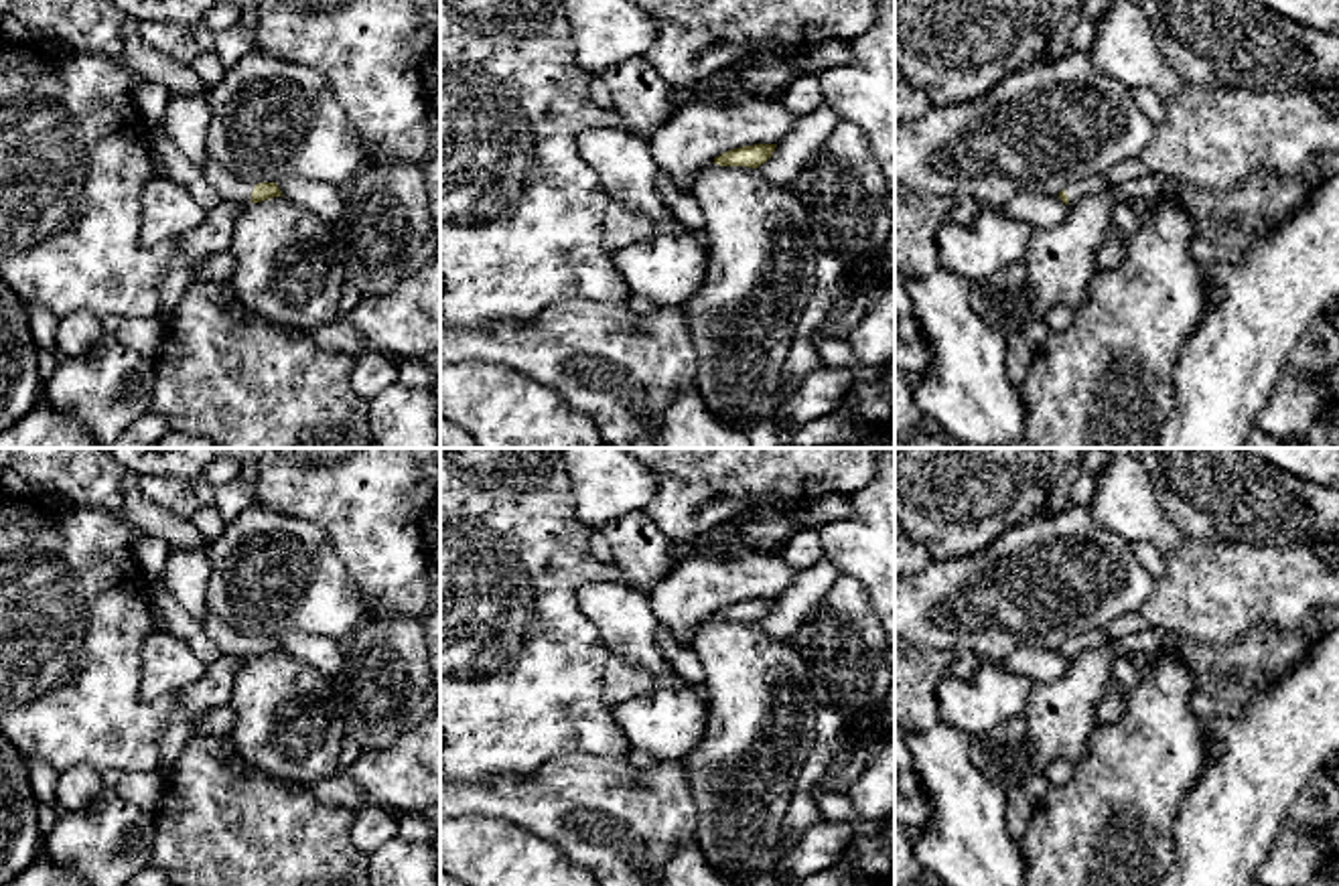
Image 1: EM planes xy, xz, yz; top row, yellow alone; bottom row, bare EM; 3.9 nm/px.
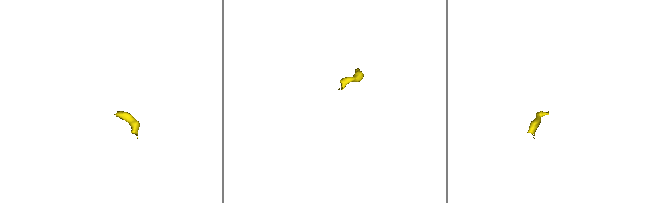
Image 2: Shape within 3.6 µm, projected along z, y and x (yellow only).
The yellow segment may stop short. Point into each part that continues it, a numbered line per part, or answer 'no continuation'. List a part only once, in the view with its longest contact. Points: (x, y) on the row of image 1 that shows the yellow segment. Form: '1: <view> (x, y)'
1: xy (230, 187)

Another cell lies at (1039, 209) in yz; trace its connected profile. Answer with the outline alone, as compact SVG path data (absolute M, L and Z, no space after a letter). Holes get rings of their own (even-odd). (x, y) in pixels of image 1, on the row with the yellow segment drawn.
M1029 189L1002 207L1004 215L1029 223L1033 229L1059 225L1067 217L1067 211L1069 205L1065 205L1059 195Z

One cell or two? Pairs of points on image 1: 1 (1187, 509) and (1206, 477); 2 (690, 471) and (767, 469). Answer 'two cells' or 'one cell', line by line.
1: one cell
2: one cell

